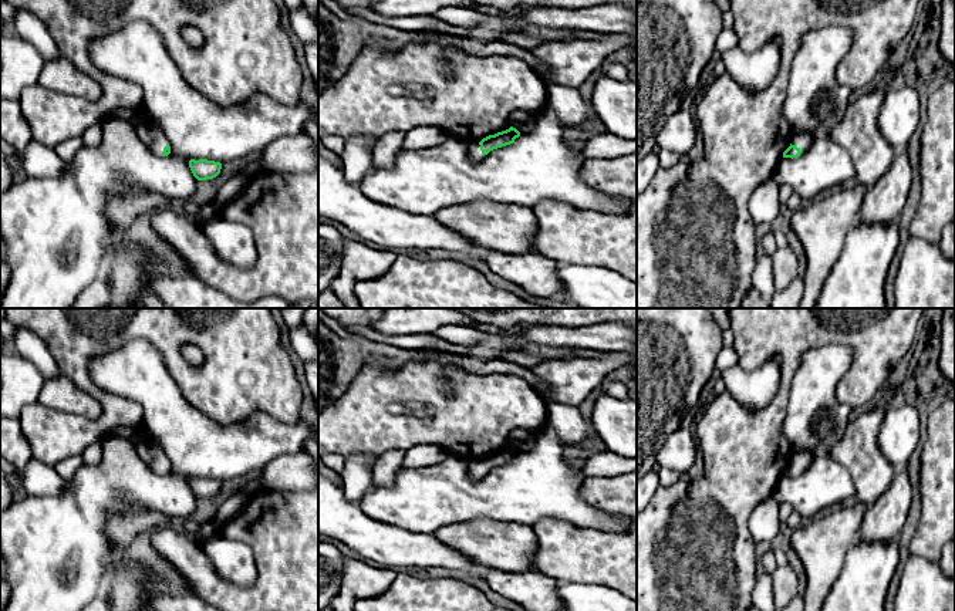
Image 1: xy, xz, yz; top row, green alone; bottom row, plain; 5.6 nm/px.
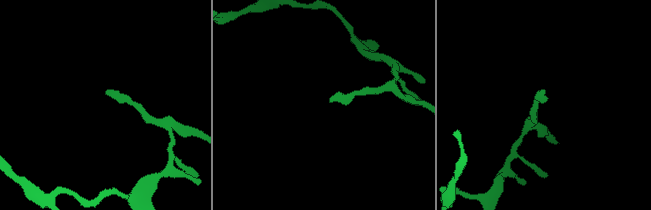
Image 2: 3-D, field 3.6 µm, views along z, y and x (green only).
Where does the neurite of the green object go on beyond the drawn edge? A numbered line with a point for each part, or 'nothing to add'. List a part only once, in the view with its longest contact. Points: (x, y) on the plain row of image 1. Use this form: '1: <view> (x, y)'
1: xz (476, 473)

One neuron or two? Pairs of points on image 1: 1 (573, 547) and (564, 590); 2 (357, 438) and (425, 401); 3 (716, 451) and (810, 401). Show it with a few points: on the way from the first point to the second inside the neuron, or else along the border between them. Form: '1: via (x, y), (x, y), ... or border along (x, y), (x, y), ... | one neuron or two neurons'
1: border along (557, 580), (600, 583) | two neurons
2: via (374, 421), (385, 409), (408, 407) | one neuron
3: border along (788, 404), (783, 425) | two neurons

